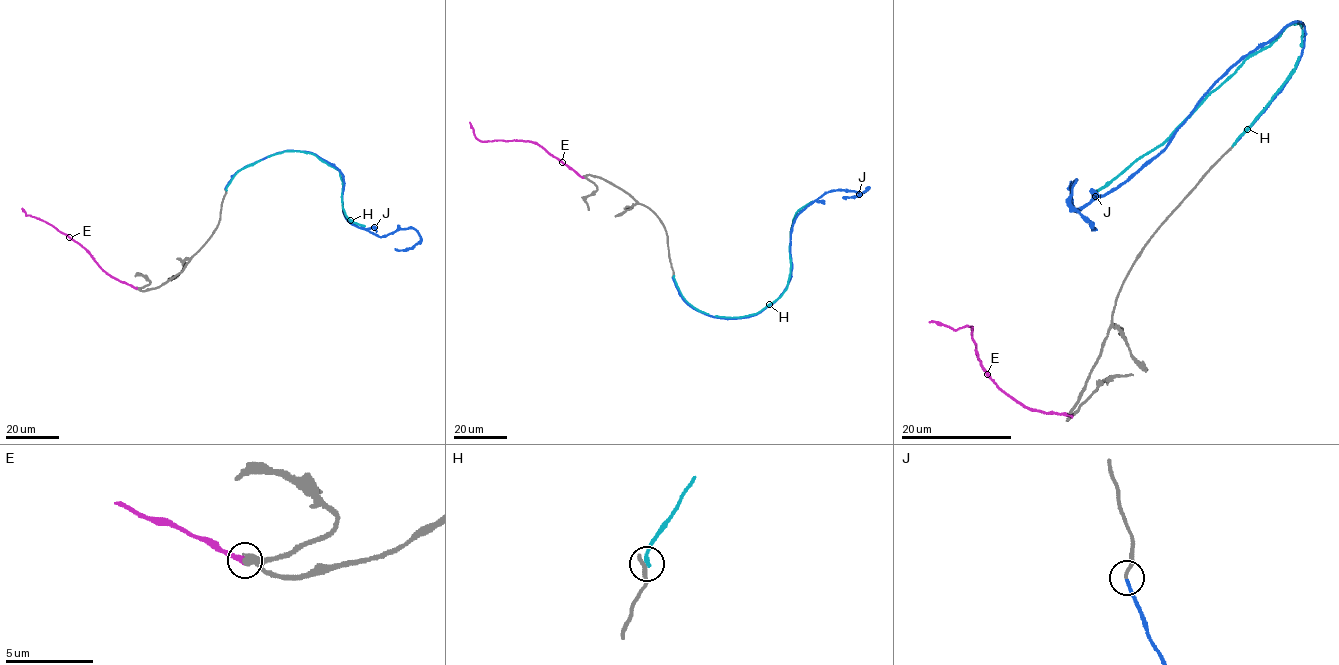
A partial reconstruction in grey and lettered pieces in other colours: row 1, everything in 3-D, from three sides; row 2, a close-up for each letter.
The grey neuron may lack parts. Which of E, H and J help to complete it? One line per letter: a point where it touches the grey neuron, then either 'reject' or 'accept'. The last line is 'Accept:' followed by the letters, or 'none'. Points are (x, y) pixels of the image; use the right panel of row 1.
E: (1072, 416) | reject
H: (1233, 145) | reject
J: (1236, 142) | accept
Accept: J

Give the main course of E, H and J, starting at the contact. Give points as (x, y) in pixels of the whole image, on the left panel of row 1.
E: (136, 288), (107, 274), (83, 247), (50, 224), (26, 215), (22, 208)
H: (226, 190), (241, 169), (269, 156), (285, 151), (312, 153), (339, 171), (345, 214), (365, 226)
J: (225, 189), (269, 156), (310, 152), (343, 176), (352, 224), (379, 236), (414, 228), (420, 236), (395, 249)

